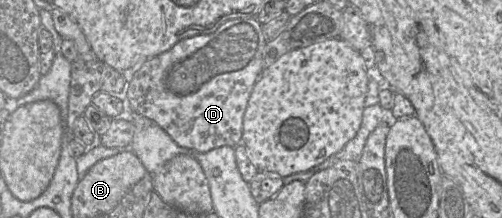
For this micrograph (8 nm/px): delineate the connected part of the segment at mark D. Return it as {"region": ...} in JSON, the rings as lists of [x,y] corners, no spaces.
{"region":[[[235,18],[224,22],[212,33],[196,35],[178,41],[171,49],[162,54],[150,58],[135,70],[128,72],[129,82],[123,93],[128,112],[142,115],[158,124],[173,140],[181,146],[198,152],[208,152],[221,146],[235,147],[242,143],[243,116],[248,104],[253,87],[264,70],[264,50],[267,39],[260,24],[255,18]]]}

